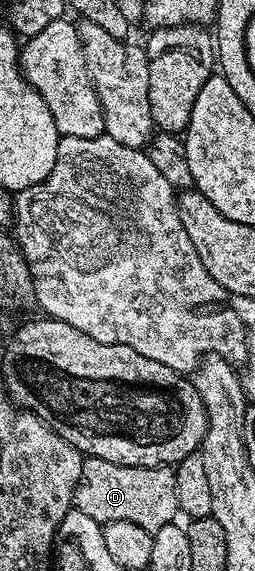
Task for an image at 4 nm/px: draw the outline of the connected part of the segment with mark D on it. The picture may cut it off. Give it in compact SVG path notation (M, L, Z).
M83 457L80 480L74 489L73 509L84 512L84 516L92 516L100 524L114 520L132 520L132 524L140 524L140 528L151 532L171 525L180 511L176 500L176 476L168 466L125 466L124 464L108 464L108 460Z

